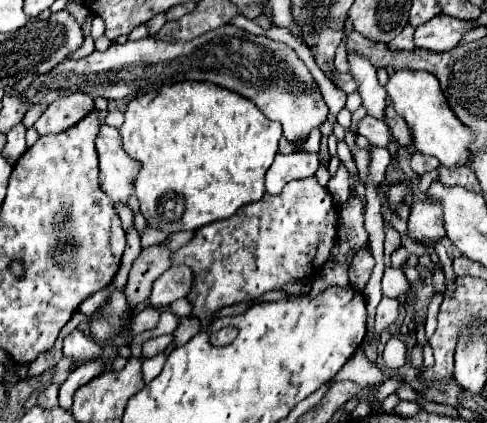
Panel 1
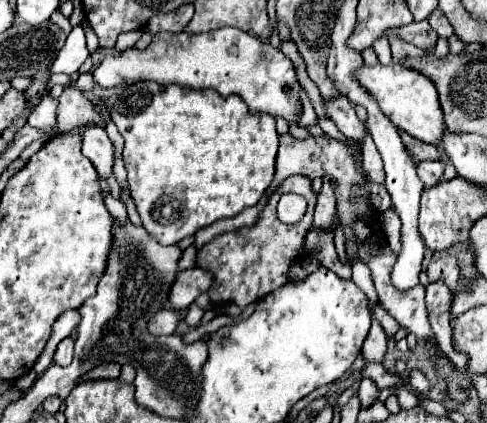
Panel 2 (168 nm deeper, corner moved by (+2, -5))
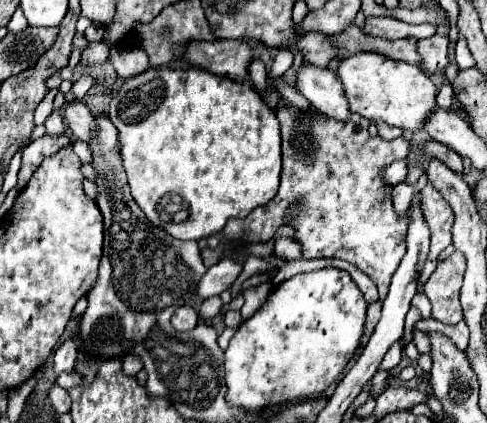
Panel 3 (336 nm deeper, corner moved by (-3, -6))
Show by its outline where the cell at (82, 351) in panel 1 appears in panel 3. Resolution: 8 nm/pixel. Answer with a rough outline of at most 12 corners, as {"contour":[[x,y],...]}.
{"contour":[[65,340],[53,352],[53,372],[71,372],[77,360],[75,340]]}

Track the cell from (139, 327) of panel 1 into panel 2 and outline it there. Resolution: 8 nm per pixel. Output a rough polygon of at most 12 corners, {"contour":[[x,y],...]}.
{"contour":[[162,309],[150,317],[150,335],[172,335],[180,313]]}

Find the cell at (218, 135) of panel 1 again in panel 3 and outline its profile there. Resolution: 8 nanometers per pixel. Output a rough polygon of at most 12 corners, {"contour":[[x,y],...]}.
{"contour":[[149,68],[111,100],[135,202],[173,238],[273,200],[249,80]]}

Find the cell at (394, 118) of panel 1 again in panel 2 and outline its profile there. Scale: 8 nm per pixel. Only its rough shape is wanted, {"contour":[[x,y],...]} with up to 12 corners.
{"contour":[[398,131],[404,147],[416,161],[442,159],[442,151],[406,131]]}

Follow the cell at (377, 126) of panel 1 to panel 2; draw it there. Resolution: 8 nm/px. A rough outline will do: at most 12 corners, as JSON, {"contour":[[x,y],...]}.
{"contour":[[346,97],[326,101],[326,111],[350,141],[366,137]]}

